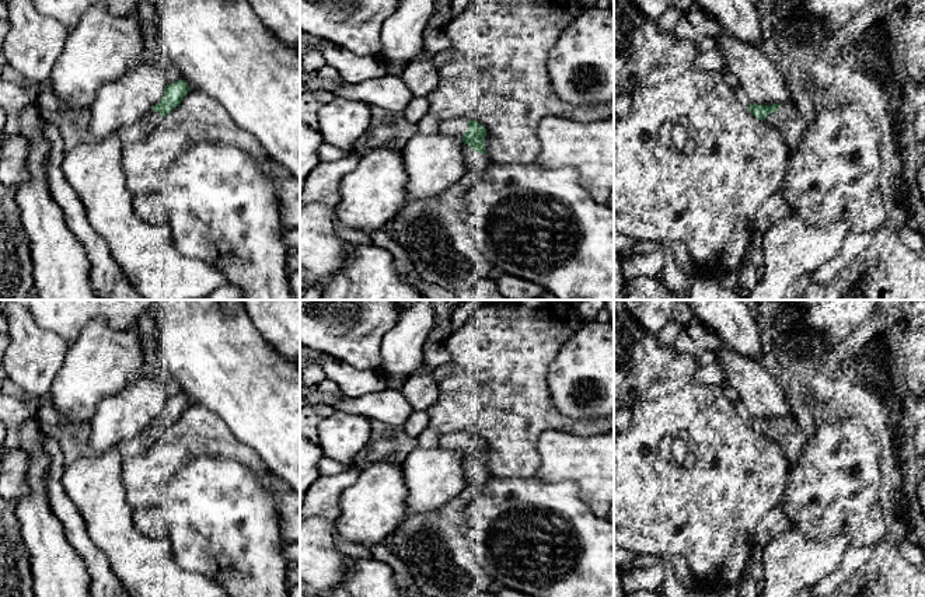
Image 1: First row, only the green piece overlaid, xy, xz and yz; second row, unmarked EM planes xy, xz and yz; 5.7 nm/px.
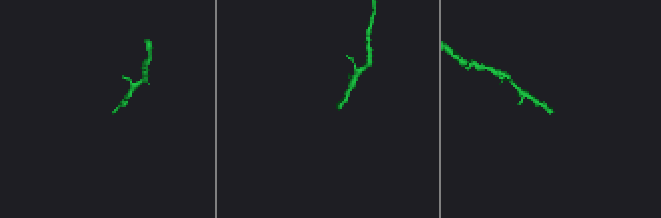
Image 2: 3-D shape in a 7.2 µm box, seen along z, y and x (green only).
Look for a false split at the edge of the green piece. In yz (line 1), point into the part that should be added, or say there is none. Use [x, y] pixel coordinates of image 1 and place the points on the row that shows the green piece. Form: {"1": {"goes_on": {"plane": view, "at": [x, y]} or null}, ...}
{"1": {"goes_on": {"plane": "yz", "at": [788, 119]}}}

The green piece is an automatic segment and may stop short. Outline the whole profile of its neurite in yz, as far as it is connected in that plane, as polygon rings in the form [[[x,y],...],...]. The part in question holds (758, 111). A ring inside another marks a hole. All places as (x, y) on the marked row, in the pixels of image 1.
[[[751,102],[747,111],[760,121],[776,128],[783,135],[790,153],[796,150],[806,133],[807,125],[799,109],[793,105],[758,105]]]

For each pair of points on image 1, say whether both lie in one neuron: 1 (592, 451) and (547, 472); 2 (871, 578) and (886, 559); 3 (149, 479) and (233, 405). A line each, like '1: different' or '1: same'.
1: same
2: same
3: different

